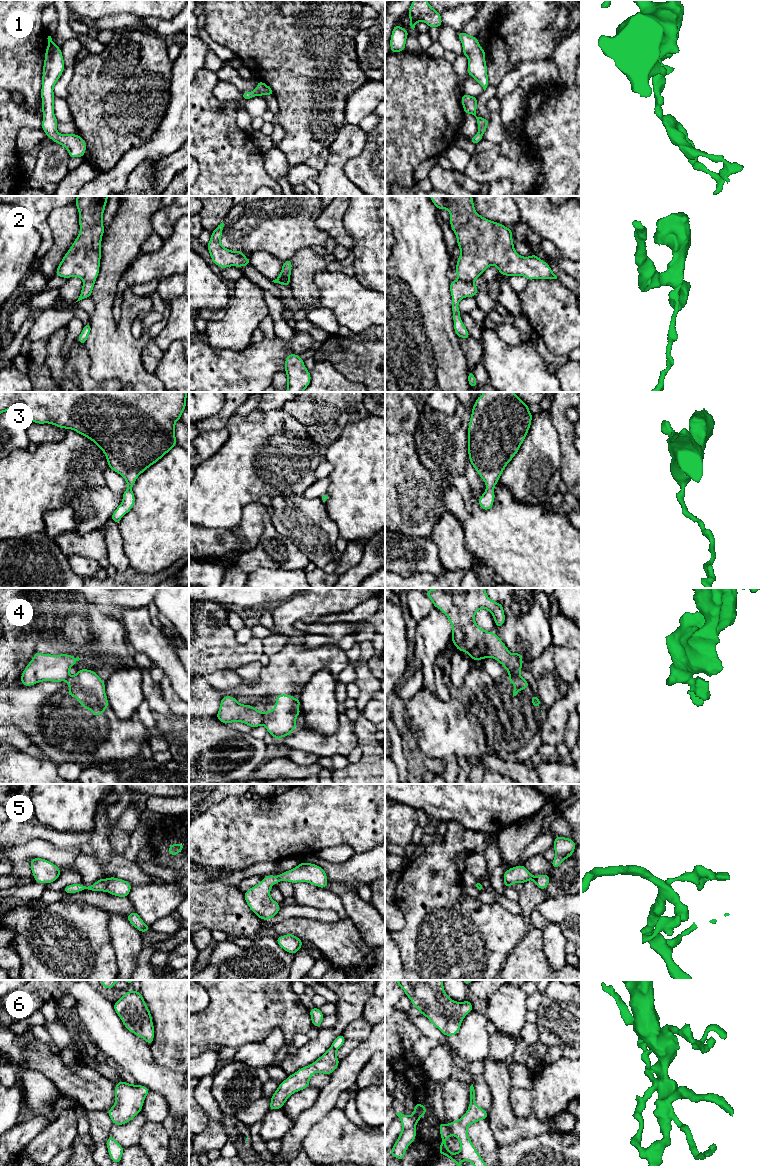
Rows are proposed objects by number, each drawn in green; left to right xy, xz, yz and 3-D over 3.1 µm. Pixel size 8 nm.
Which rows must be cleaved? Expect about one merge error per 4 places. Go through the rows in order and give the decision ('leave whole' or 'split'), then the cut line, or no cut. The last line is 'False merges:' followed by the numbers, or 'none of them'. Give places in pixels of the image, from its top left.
1: leave whole; cut none
2: split; cut yz (458, 279), (464, 282), (472, 282)
3: leave whole; cut none
4: split; cut xz (264, 712), (264, 717), (260, 724)
5: leave whole; cut none
6: leave whole; cut none
False merges: 2, 4

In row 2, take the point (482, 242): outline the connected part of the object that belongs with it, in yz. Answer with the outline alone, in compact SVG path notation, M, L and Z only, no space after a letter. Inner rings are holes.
M472 196L429 197L438 210L447 209L450 213L451 229L457 237L457 246L461 251L455 268L458 280L474 282L492 265L495 265L504 276L524 276L528 280L557 279L548 263L536 254L529 257L520 256L514 249L512 229L479 215L474 208Z

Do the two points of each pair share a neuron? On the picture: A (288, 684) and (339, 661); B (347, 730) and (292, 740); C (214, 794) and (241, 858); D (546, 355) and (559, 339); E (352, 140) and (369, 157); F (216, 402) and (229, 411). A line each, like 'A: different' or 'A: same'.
A: same
B: same
C: different
D: different
E: different
F: different

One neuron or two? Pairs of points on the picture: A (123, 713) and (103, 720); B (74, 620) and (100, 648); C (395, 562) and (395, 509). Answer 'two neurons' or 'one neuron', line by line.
A: two neurons
B: one neuron
C: two neurons

